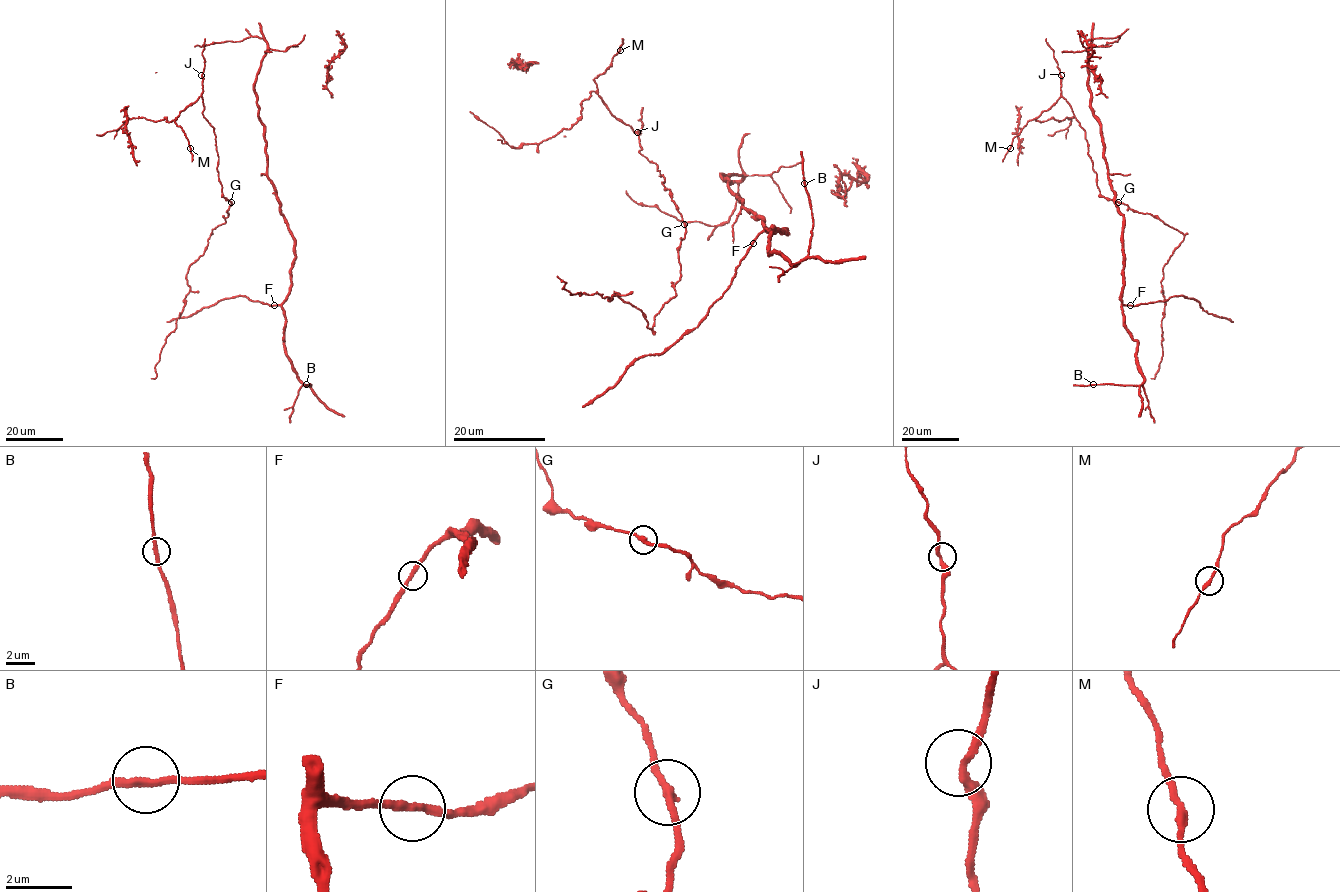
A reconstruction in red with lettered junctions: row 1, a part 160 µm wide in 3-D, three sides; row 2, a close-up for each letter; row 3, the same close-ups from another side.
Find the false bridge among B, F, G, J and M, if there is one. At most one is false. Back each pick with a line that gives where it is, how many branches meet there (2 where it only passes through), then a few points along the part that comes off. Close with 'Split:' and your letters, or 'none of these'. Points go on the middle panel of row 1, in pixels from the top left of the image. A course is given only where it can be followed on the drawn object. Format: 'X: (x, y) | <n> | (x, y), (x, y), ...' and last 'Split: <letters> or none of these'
G: (684, 224) | 2 | (684, 223), (676, 295), (652, 328), (641, 312), (613, 296), (618, 293), (610, 299), (570, 295), (556, 276)
Split: G

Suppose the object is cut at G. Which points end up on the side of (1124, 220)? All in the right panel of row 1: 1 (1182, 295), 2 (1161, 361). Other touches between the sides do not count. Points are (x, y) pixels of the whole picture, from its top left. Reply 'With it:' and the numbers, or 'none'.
With it: 1

